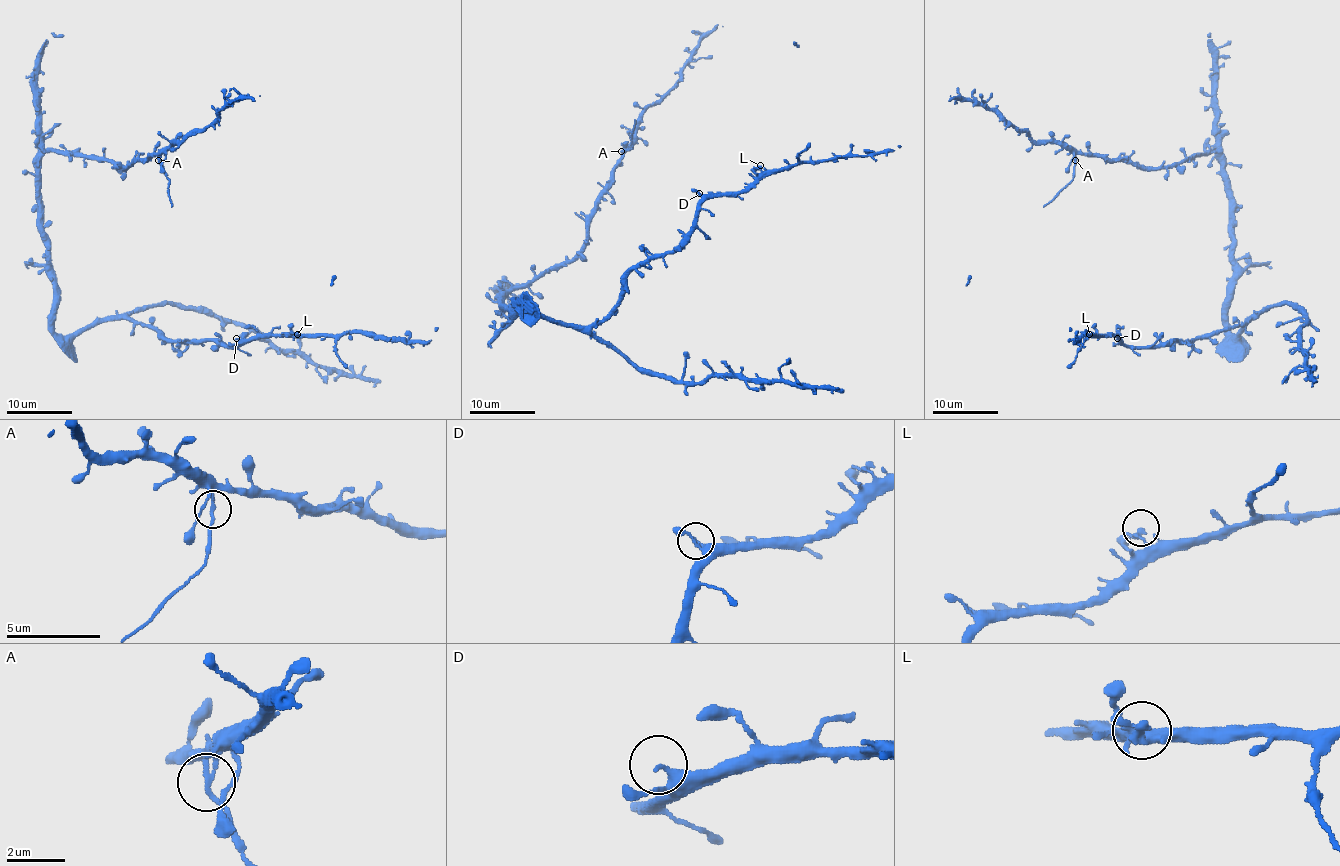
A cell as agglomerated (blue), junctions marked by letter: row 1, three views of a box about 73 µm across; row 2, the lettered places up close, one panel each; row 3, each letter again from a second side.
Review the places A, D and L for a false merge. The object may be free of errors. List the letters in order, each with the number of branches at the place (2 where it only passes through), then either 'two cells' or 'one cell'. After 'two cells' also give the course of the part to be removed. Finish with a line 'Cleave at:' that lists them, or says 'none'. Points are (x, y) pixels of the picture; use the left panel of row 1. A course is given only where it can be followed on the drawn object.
A: branches 2; two cells; course (158, 160), (169, 179), (168, 196), (171, 207)
D: branches 2; one cell
L: branches 2; one cell
Cleave at: A

